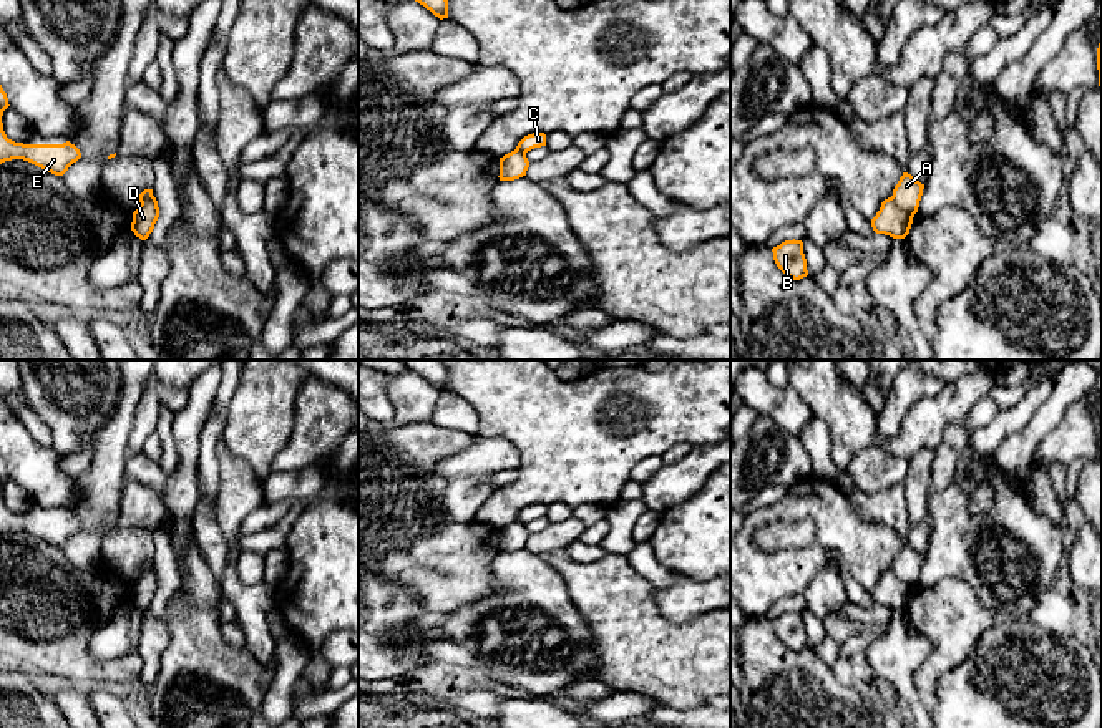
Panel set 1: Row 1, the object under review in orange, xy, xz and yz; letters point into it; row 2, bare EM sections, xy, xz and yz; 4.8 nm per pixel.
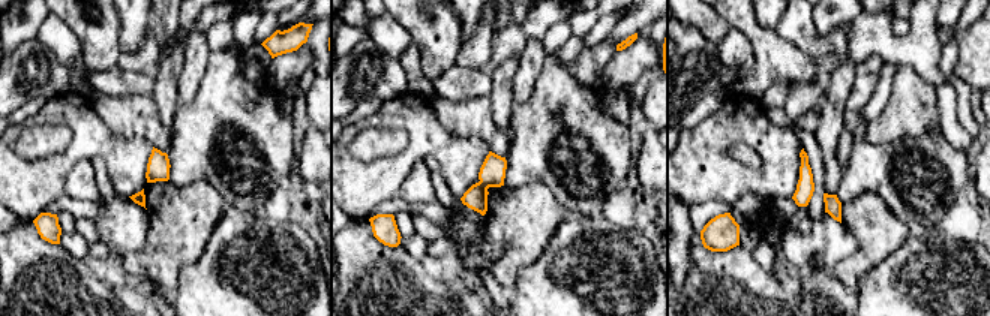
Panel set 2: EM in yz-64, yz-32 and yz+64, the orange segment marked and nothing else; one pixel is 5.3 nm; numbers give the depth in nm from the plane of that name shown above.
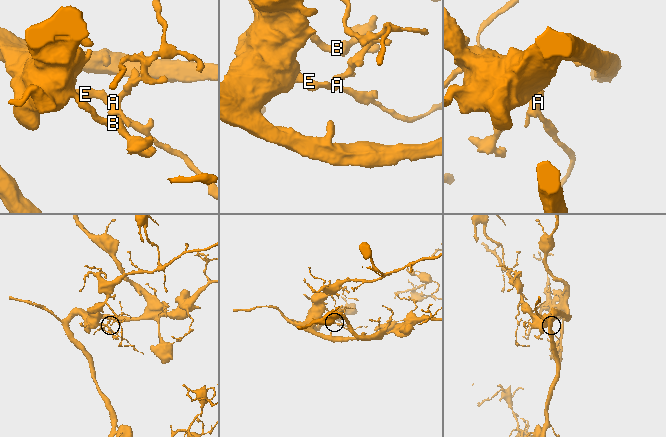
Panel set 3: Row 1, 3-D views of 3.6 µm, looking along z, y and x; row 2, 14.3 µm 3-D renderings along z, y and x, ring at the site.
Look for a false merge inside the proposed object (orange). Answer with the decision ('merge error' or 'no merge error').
merge error

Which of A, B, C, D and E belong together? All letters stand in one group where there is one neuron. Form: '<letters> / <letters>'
A B E / C D

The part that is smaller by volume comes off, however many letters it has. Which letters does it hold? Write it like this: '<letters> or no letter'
C, D

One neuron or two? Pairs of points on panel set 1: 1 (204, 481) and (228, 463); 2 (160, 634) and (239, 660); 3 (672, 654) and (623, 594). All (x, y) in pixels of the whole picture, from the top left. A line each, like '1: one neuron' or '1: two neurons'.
1: two neurons
2: two neurons
3: one neuron

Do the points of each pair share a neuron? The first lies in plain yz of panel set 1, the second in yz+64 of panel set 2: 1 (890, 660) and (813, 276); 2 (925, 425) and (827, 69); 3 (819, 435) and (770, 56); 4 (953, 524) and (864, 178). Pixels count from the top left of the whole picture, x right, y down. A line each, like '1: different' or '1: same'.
1: different
2: different
3: different
4: same

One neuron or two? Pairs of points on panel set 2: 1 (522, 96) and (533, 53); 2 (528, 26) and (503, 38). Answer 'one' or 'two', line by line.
1: one
2: one

